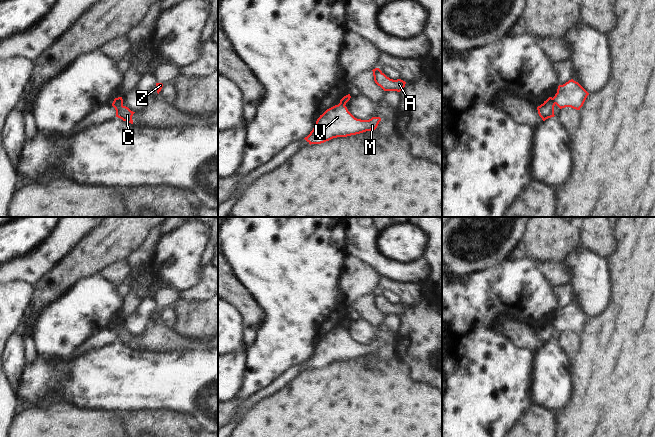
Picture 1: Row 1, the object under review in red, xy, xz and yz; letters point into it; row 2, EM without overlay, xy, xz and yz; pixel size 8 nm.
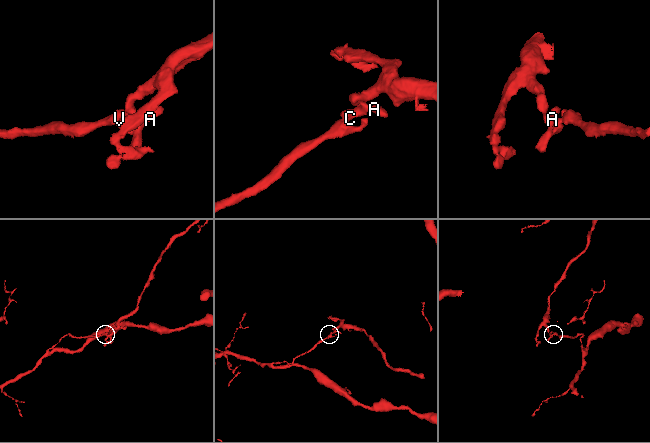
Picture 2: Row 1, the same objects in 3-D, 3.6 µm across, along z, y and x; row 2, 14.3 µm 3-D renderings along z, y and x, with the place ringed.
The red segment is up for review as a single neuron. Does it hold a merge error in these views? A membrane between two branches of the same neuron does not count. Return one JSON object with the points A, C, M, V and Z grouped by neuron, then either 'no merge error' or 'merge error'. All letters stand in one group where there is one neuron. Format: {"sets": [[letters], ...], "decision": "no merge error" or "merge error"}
{"sets": [["A", "C"], ["M", "V", "Z"]], "decision": "merge error"}

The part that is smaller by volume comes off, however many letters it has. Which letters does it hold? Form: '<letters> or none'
A, C

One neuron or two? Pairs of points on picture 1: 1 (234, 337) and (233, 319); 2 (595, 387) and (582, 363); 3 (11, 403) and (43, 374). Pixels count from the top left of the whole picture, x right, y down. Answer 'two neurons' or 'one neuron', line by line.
1: one neuron
2: one neuron
3: two neurons

